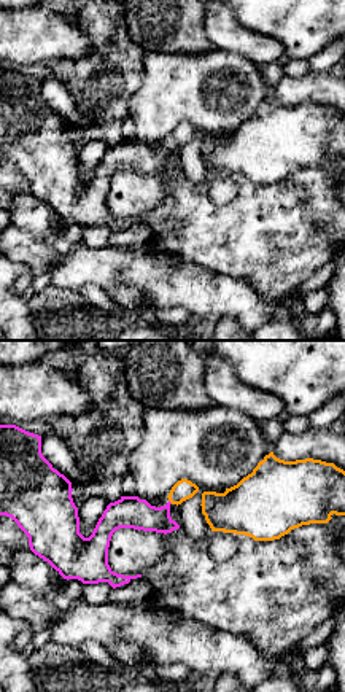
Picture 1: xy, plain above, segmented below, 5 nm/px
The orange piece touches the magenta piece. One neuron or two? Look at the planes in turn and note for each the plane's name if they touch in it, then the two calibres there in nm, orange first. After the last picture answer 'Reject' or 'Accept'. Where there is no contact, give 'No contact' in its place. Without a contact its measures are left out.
Touches orange in xy. Thickness 100 nm (orange) against 160 nm

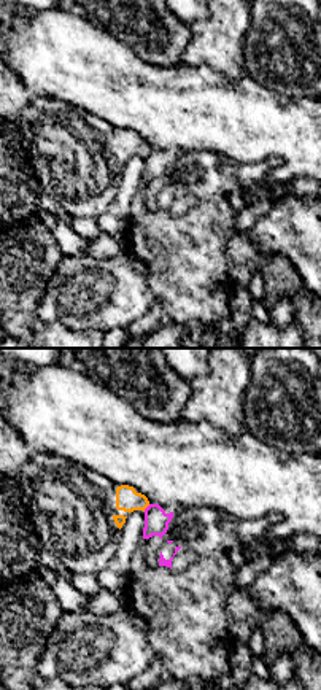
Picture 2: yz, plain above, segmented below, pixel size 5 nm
Touches orange in yz. Thickness 120 nm (orange) against 130 nm

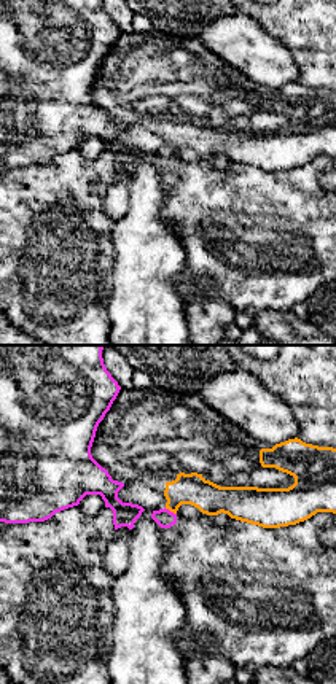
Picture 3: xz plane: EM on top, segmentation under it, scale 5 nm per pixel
Touches orange in xz. Thickness 160 nm (orange) against 90 nm

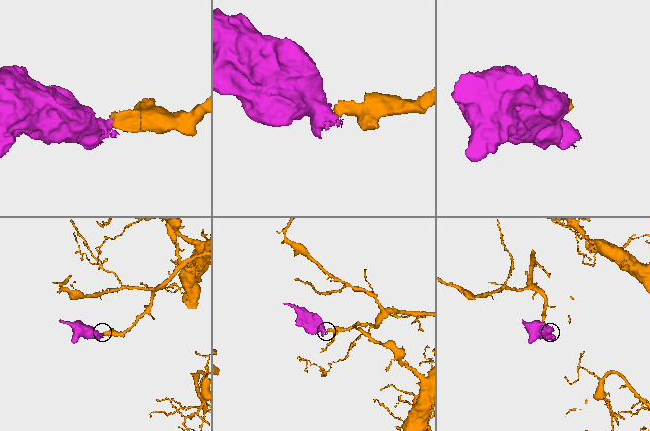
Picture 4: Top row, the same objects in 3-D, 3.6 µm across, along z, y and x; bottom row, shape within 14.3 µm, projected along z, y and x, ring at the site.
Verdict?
Reject

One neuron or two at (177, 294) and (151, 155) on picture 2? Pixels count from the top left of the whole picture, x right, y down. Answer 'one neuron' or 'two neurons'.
one neuron

